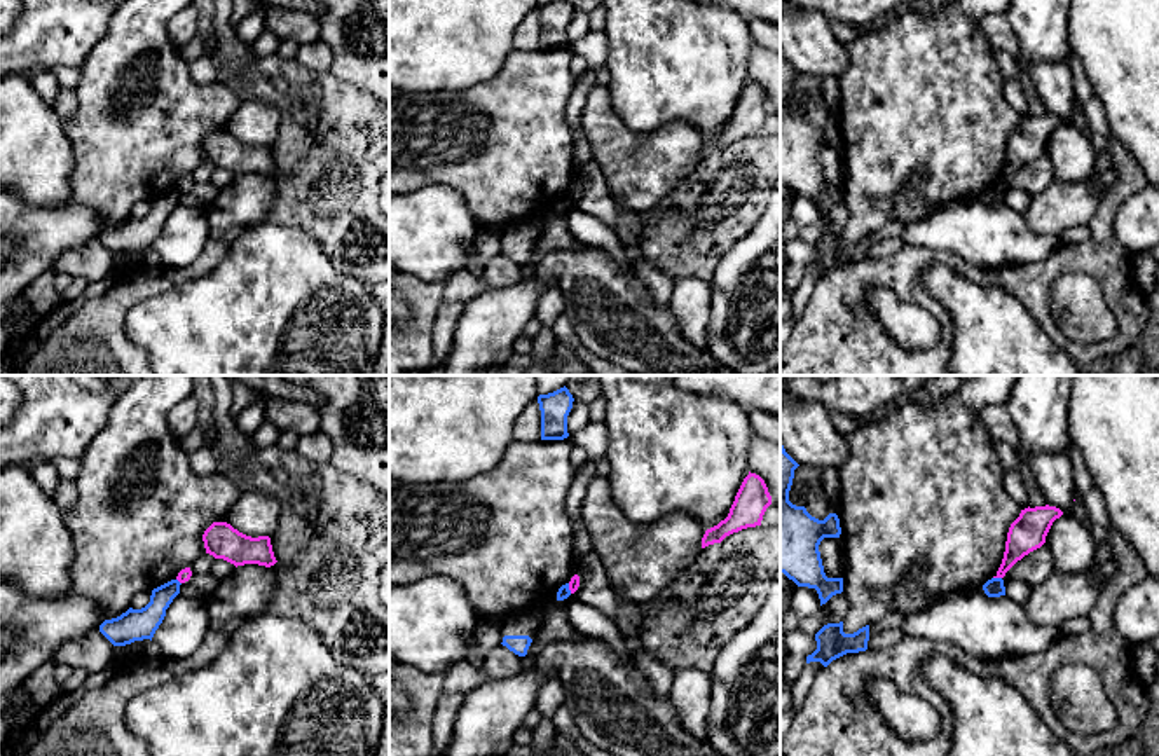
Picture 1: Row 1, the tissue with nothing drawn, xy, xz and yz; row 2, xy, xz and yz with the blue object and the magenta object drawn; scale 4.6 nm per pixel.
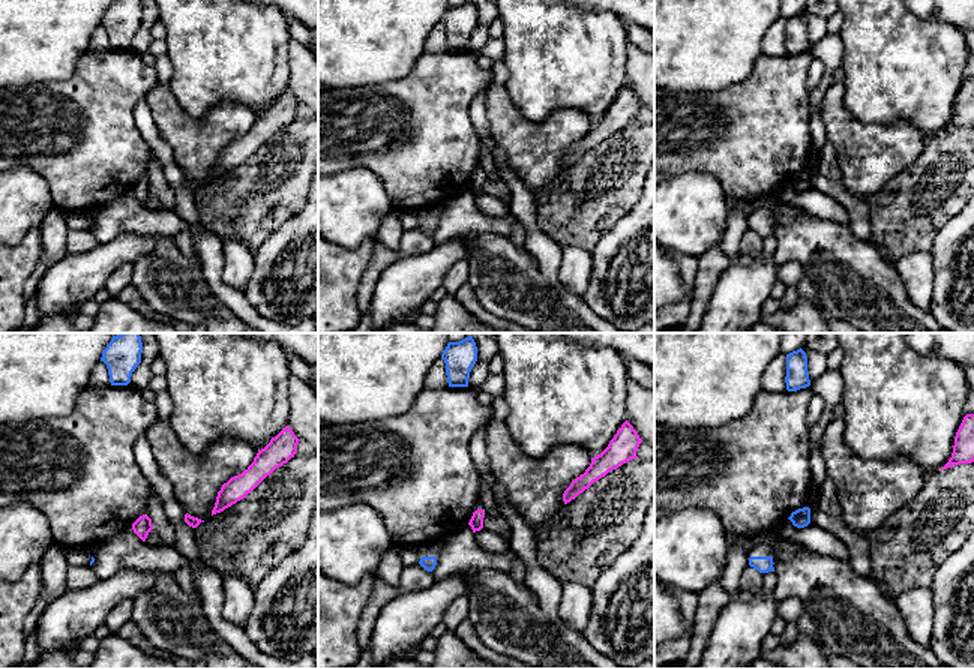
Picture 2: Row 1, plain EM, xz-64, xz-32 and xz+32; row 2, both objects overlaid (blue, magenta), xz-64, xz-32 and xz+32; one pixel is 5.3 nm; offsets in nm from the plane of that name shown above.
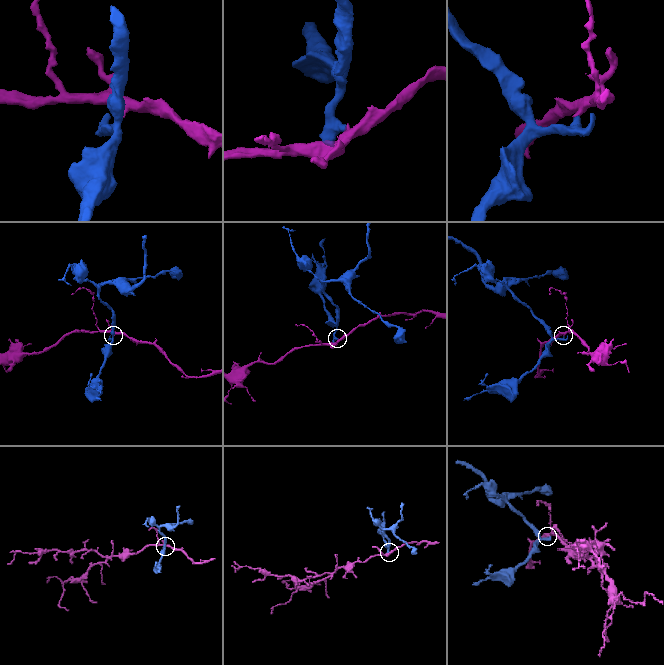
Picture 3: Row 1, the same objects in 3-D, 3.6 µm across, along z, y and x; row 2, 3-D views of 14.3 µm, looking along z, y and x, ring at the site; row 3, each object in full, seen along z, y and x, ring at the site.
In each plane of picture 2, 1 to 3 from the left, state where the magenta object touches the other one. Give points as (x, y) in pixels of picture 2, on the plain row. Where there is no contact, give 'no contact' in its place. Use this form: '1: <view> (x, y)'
1: no contact
2: no contact
3: no contact

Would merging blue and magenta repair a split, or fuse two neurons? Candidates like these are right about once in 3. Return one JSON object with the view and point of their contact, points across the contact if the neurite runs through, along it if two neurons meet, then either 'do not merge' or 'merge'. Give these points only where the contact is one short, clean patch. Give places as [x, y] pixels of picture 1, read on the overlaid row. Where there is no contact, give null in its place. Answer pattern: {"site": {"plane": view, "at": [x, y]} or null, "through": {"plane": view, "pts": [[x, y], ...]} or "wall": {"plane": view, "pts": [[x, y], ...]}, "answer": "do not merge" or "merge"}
{"site": {"plane": "yz", "at": [997, 578]}, "wall": {"plane": "yz", "pts": [[994, 577], [1001, 578]]}, "answer": "do not merge"}

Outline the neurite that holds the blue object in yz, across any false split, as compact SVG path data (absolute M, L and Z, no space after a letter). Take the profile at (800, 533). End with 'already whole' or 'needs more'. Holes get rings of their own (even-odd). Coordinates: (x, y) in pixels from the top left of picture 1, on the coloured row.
M780 443L780 573L798 587L815 588L822 606L843 592L843 578L826 576L819 545L824 538L840 538L841 527L836 513L819 520L789 501L798 466Z; already whole

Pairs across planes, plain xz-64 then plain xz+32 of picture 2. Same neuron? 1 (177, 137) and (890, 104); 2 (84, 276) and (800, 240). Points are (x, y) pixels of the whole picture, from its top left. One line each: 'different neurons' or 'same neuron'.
1: different neurons
2: different neurons

